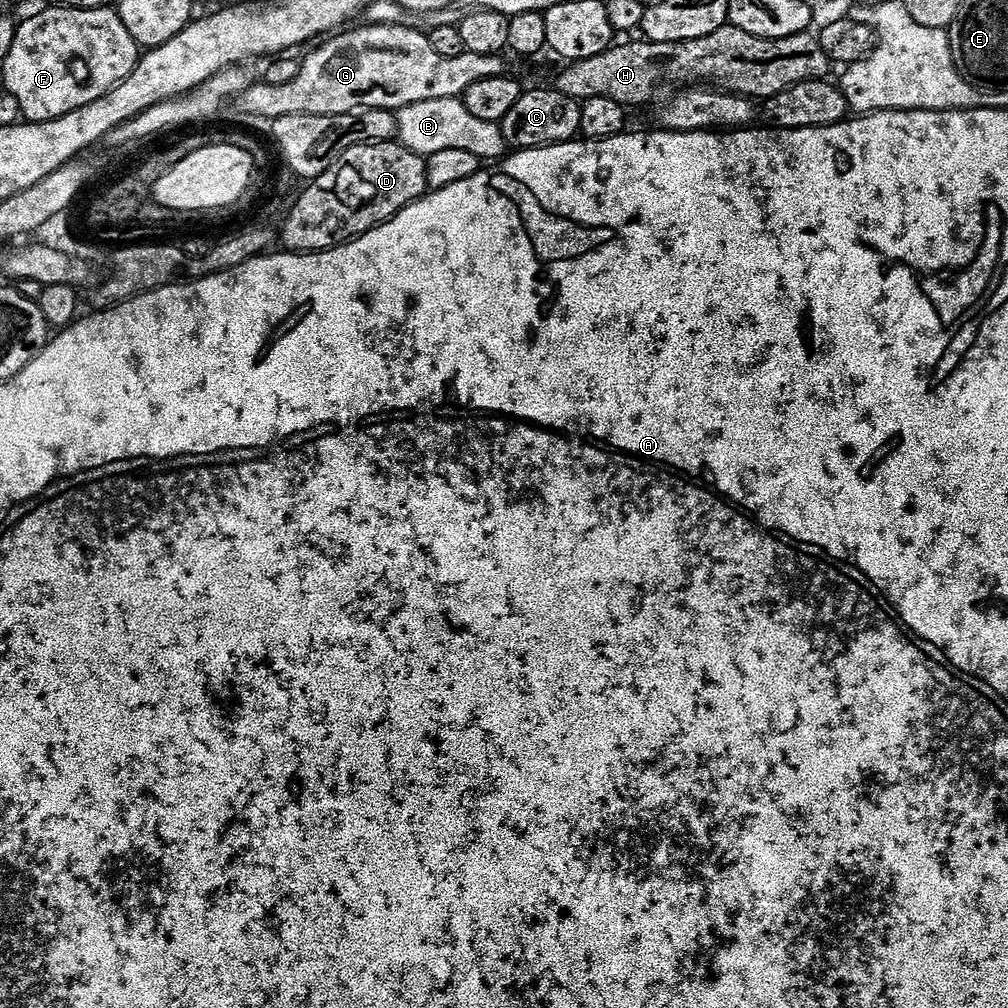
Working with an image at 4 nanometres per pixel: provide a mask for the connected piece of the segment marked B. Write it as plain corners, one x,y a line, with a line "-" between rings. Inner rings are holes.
434,98
430,102
414,102
399,109
396,112
396,135
404,147
425,158
438,154
438,150
470,150
470,154
474,154
482,162
496,162
509,151
500,125
476,118
460,98

